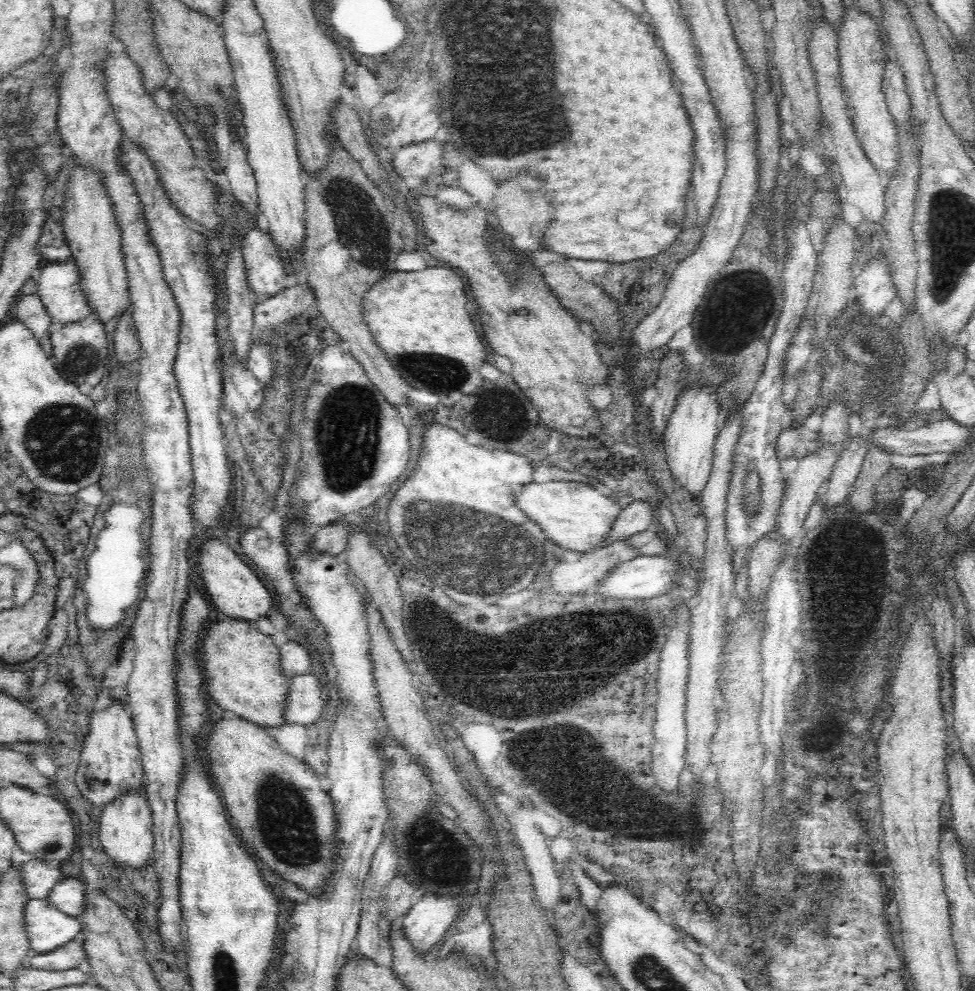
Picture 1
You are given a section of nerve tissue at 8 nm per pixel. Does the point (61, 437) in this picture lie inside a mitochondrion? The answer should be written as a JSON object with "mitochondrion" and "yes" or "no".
{"mitochondrion":"yes"}

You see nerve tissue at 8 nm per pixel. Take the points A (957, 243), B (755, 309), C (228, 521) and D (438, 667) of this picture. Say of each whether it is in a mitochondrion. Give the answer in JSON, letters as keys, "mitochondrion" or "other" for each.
{"A":"mitochondrion","B":"mitochondrion","C":"other","D":"other"}

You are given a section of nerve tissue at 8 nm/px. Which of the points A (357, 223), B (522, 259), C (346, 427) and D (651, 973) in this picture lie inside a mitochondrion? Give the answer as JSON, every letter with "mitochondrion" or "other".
{"A":"mitochondrion","B":"other","C":"mitochondrion","D":"mitochondrion"}

